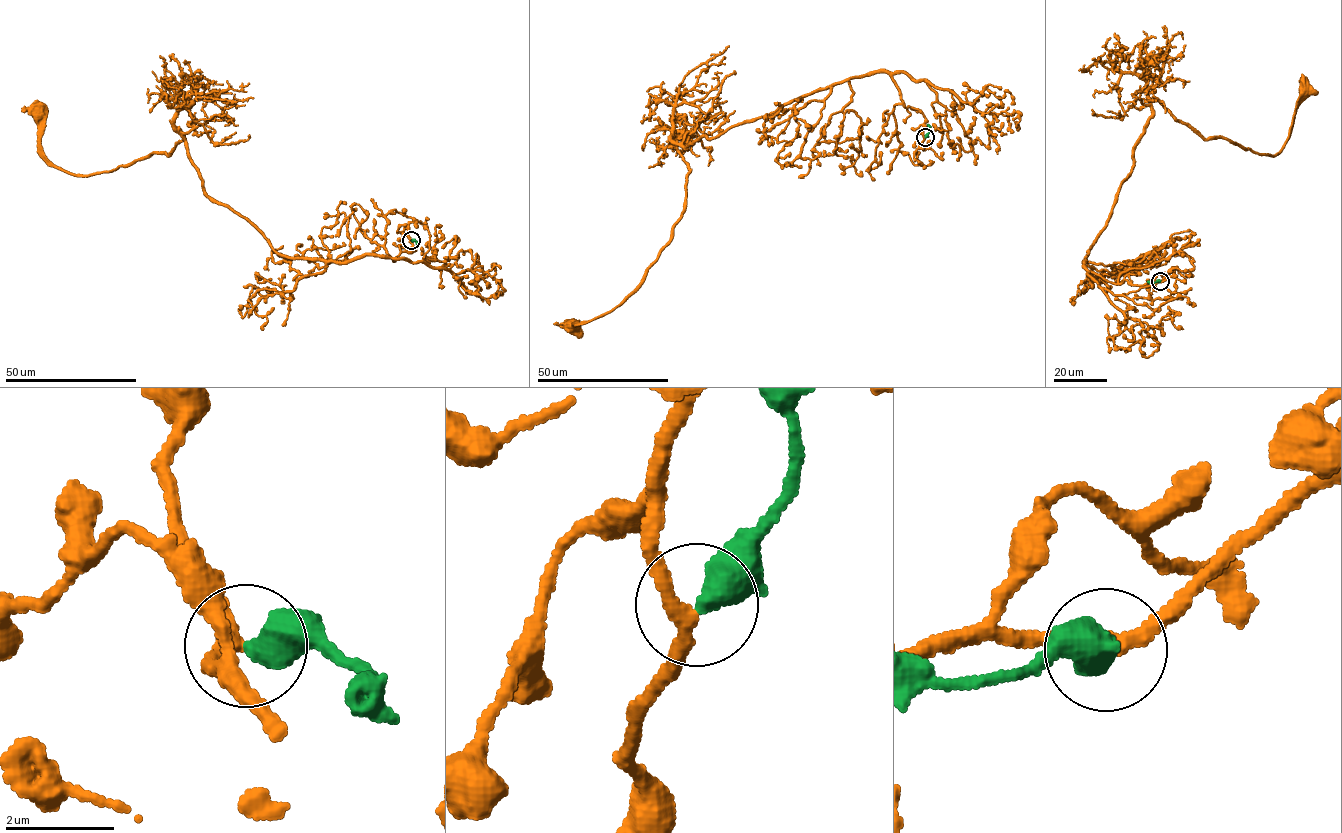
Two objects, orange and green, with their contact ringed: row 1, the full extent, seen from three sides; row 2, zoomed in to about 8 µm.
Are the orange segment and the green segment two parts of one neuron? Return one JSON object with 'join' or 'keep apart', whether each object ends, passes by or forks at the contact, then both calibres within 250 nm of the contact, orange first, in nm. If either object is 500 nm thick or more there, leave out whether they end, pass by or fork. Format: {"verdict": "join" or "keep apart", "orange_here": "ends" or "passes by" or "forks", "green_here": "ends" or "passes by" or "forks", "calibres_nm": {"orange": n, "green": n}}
{"verdict": "join", "calibres_nm": {"orange": 280, "green": 550}}

